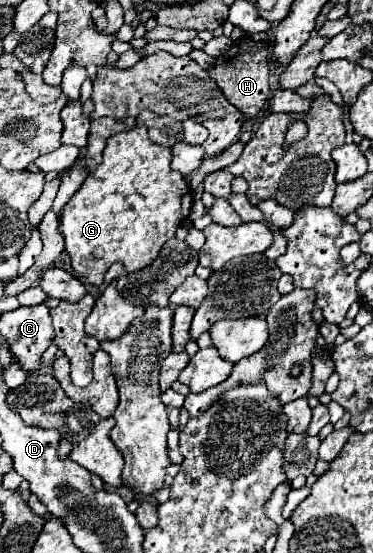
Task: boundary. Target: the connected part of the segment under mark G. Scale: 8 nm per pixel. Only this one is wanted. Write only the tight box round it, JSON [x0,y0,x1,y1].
[59,127,191,285]

